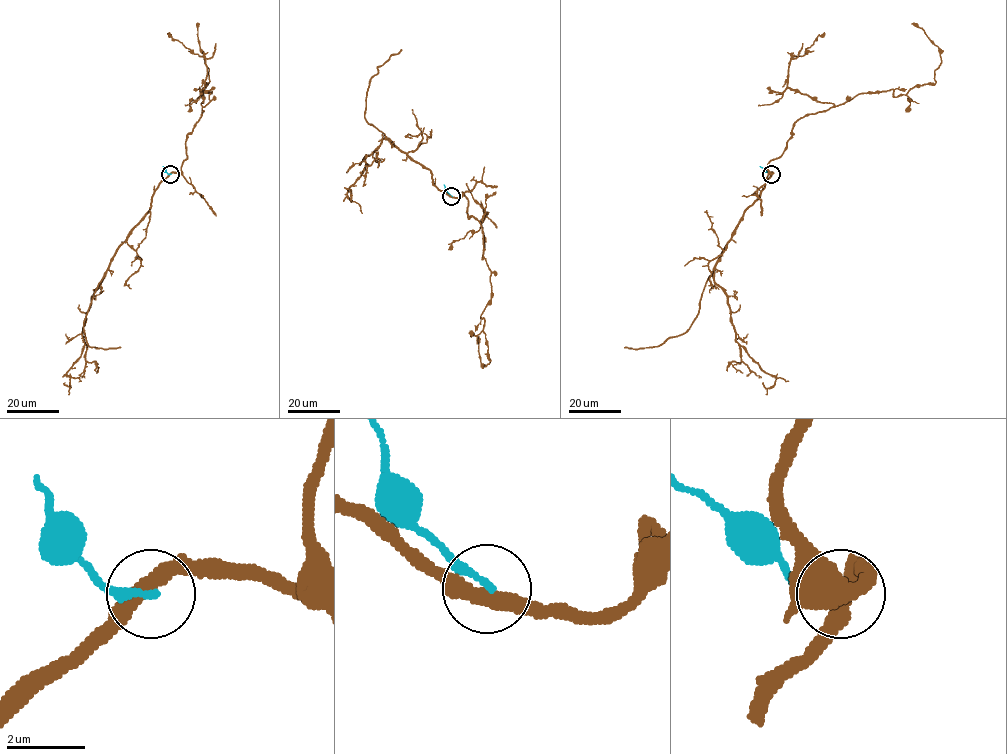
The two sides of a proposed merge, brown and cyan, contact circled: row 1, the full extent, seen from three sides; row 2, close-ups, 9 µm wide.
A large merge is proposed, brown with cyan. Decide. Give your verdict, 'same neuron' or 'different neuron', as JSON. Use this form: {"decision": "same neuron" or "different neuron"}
{"decision": "different neuron"}

